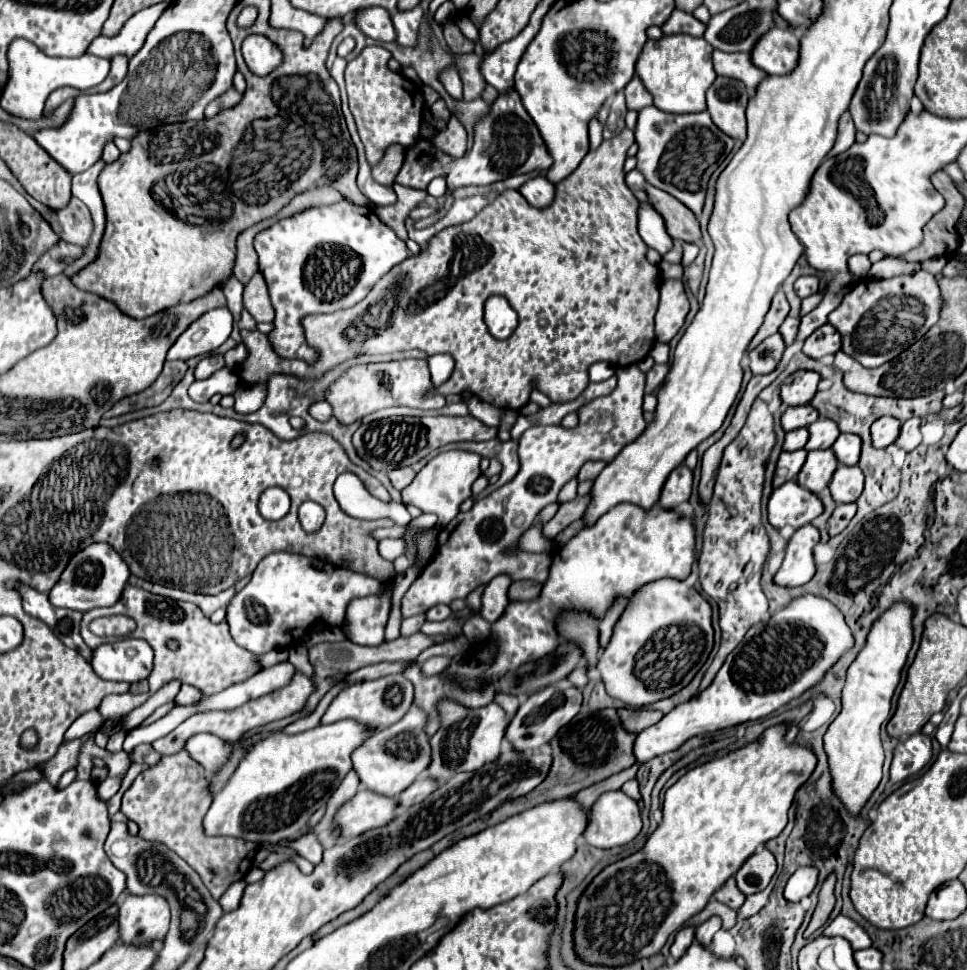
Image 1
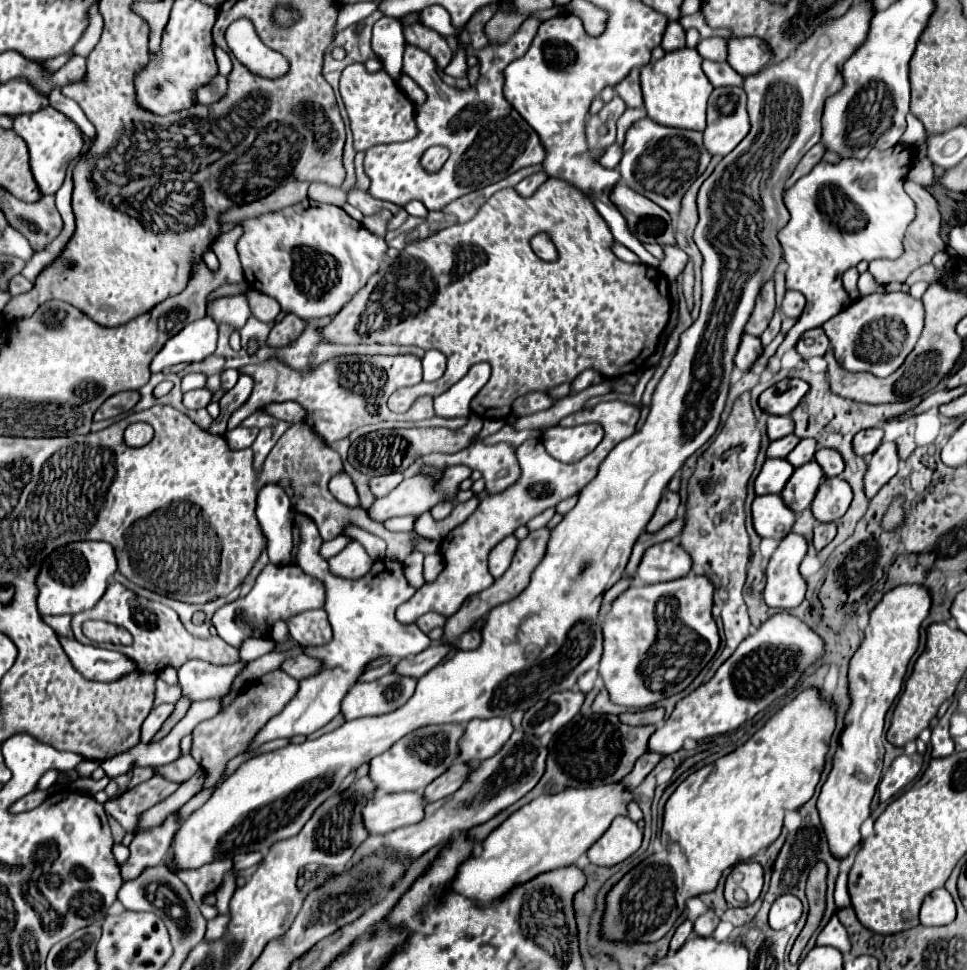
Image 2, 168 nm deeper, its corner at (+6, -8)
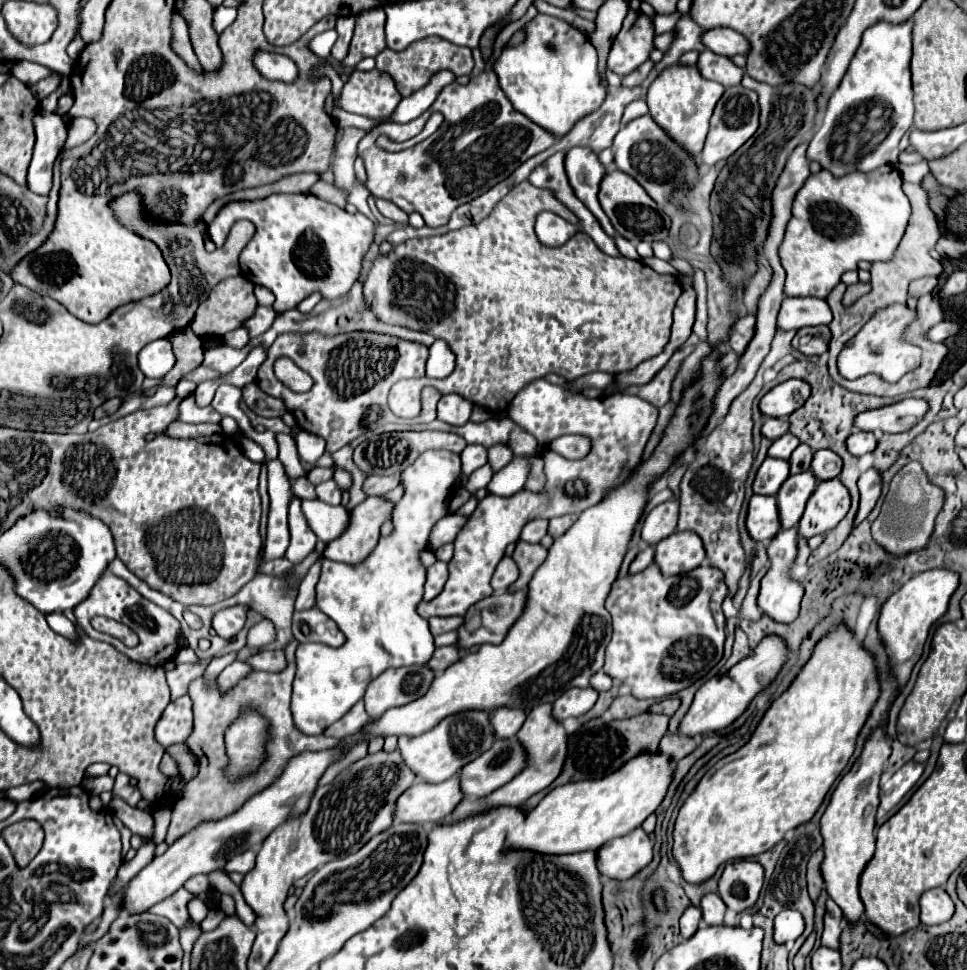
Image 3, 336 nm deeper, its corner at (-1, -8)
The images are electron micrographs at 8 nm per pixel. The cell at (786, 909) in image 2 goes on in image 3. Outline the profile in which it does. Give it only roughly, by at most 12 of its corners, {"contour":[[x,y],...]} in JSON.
{"contour":[[794,909],[774,921],[774,941],[796,941],[804,931],[804,919]]}

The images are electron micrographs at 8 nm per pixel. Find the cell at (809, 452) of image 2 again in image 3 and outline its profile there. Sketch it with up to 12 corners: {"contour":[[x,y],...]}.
{"contour":[[798,445],[790,457],[790,473],[808,471],[812,449]]}

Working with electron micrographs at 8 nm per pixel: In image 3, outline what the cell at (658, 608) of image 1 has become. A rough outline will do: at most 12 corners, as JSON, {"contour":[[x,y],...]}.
{"contour":[[724,575],[614,581],[604,673],[662,699],[722,659]]}

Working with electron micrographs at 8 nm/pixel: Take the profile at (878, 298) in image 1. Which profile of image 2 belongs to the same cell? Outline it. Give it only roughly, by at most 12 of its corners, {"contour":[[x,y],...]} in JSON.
{"contour":[[871,293],[823,329],[849,371],[887,377],[923,333],[923,301]]}

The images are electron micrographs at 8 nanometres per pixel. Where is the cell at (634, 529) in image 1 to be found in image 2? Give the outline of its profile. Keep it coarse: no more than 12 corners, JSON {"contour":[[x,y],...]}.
{"contour":[[675,541],[651,545],[637,567],[643,585],[685,577],[689,555]]}

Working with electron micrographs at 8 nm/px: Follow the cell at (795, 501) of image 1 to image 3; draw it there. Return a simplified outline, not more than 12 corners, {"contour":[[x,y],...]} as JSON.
{"contour":[[752,495],[746,529],[766,541],[780,529],[776,497]]}

